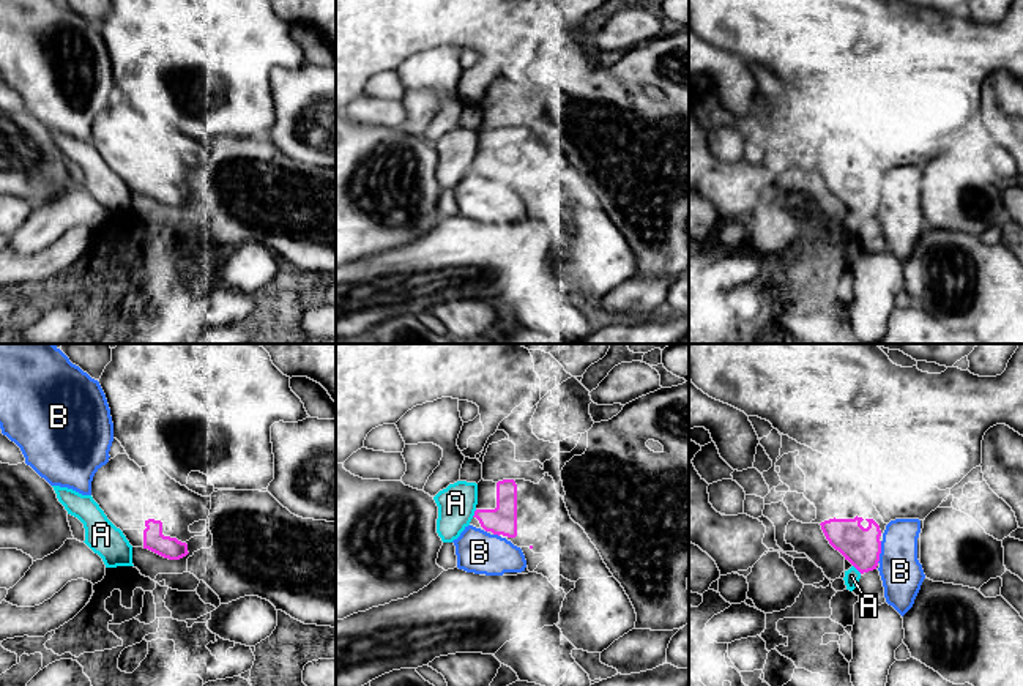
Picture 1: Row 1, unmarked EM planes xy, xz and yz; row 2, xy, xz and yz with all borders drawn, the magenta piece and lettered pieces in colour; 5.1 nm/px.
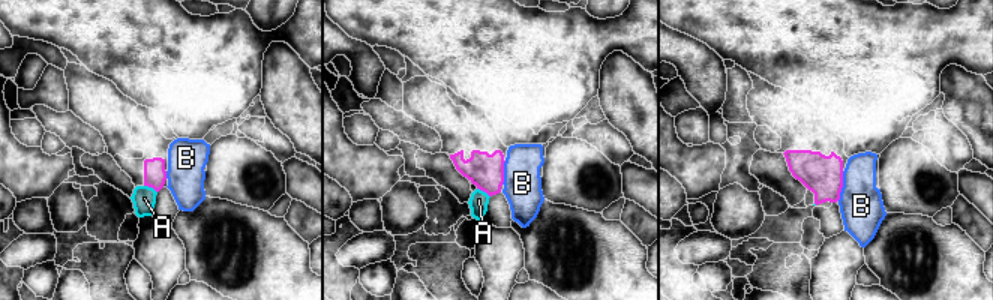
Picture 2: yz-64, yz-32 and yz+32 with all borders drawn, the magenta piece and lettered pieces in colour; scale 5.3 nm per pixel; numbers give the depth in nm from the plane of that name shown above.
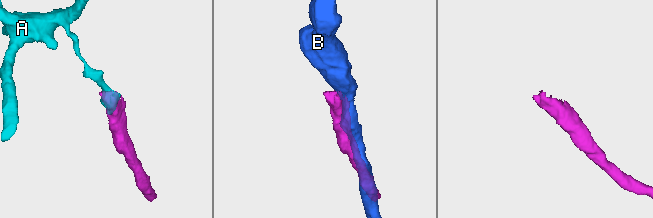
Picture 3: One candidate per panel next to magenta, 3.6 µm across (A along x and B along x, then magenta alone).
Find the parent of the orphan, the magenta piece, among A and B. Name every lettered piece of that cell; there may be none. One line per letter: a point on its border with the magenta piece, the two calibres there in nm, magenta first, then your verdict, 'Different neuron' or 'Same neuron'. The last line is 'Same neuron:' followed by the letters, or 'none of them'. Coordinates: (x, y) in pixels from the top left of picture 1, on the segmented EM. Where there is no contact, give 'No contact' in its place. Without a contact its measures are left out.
A: Touches magenta at yz (858, 570). Thickness 190 nm (magenta) against 80 nm. Different neuron
B: Touches magenta at yz (880, 552). Thickness 190 nm (magenta) against 220 nm. Different neuron
Same neuron: none of them

